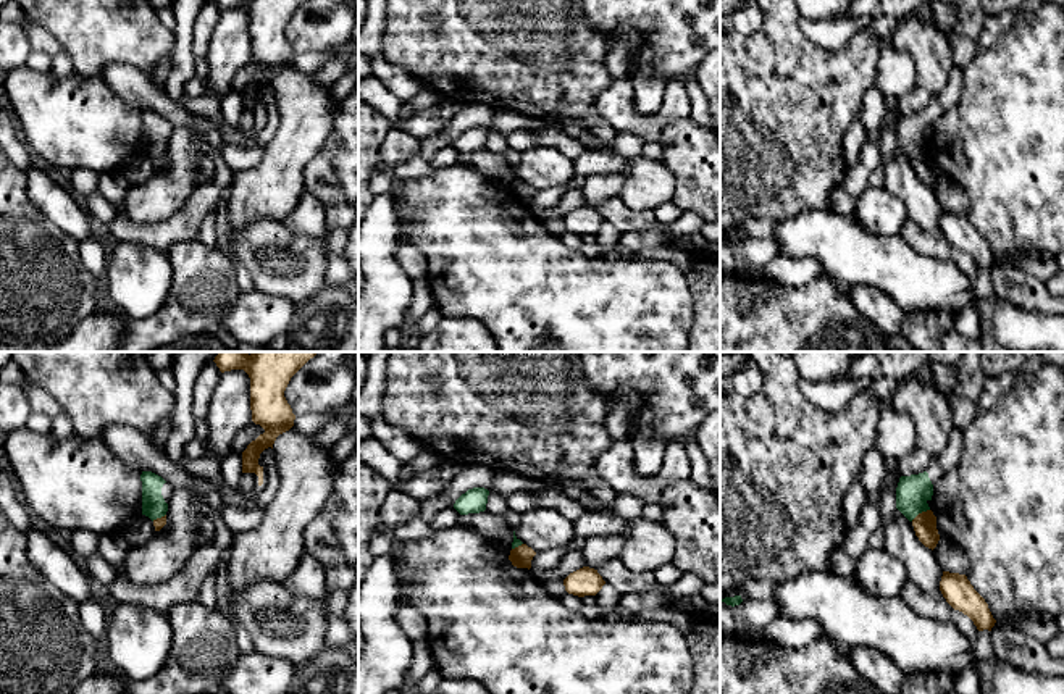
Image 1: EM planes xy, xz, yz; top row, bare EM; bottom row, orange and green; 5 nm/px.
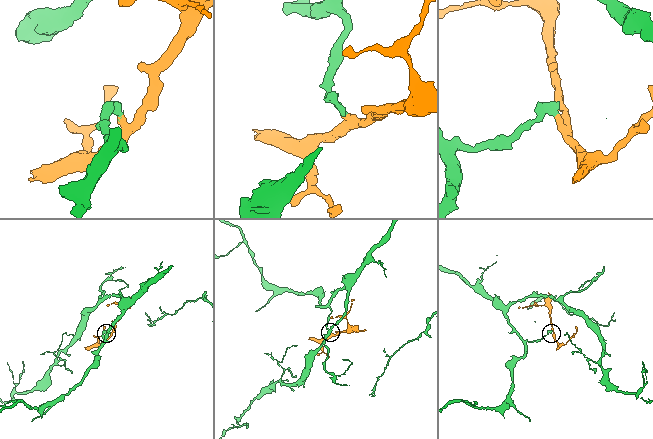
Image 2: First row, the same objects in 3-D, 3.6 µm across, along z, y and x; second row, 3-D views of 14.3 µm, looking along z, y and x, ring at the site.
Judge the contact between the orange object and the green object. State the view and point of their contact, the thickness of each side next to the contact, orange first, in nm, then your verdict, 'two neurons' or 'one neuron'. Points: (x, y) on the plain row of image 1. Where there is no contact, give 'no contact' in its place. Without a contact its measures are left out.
meets orange in yz at (919, 152); 110 nm thick on the orange side, 160 nm on the other; one neuron

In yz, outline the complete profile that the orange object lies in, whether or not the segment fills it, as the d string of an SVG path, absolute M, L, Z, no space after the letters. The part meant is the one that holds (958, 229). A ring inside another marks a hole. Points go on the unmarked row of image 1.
M943 210L940 229L954 249L962 250L974 260L978 270L991 270L996 258L966 213Z

